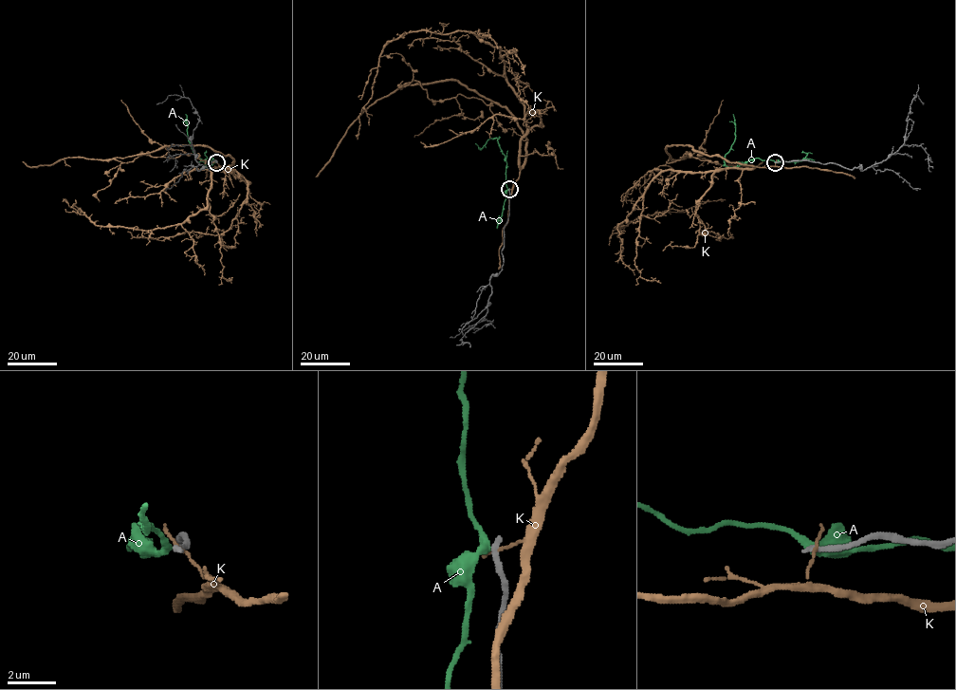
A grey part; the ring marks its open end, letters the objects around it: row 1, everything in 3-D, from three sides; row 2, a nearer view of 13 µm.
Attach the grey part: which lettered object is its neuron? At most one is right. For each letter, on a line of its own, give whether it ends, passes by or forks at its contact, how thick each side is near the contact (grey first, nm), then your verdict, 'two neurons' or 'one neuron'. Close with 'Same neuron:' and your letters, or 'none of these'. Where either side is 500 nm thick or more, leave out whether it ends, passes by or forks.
A: it passes by | 280/280 nm | two neurons
K: it ends | 280/150 nm | two neurons
Same neuron: none of these

